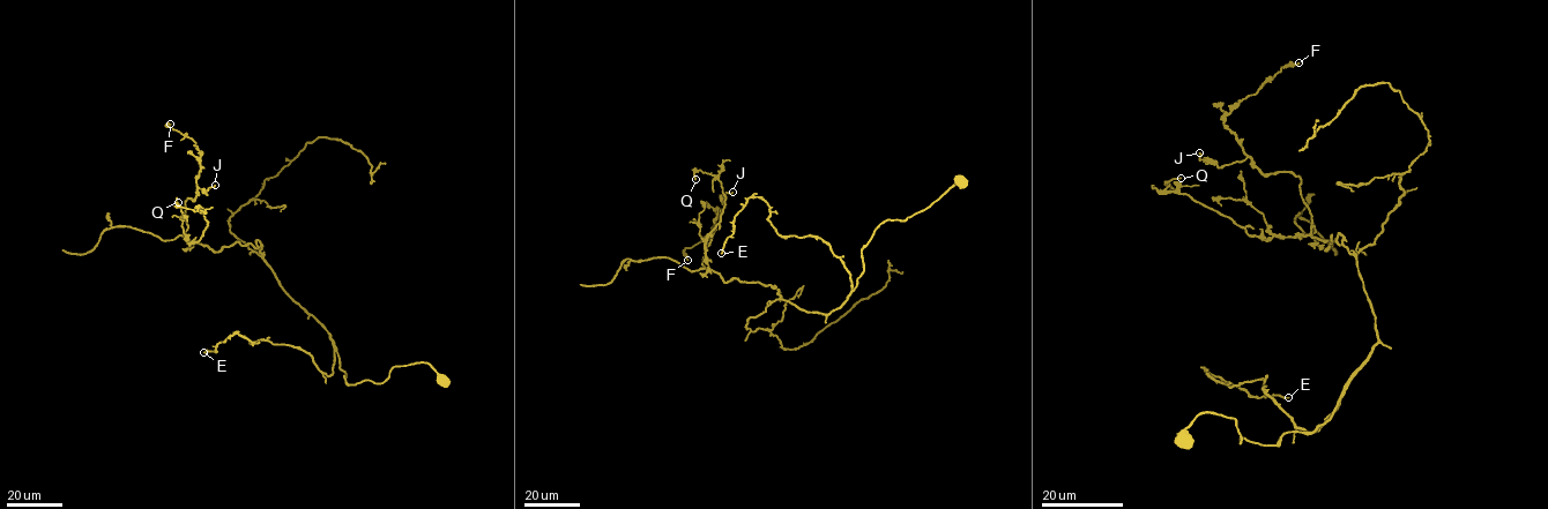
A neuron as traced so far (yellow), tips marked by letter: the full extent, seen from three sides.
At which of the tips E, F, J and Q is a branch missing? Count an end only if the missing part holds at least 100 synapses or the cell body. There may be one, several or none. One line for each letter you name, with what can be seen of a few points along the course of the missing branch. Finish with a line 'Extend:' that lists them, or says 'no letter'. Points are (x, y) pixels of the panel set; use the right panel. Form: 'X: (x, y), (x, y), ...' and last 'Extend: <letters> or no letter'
Extend: no letter

